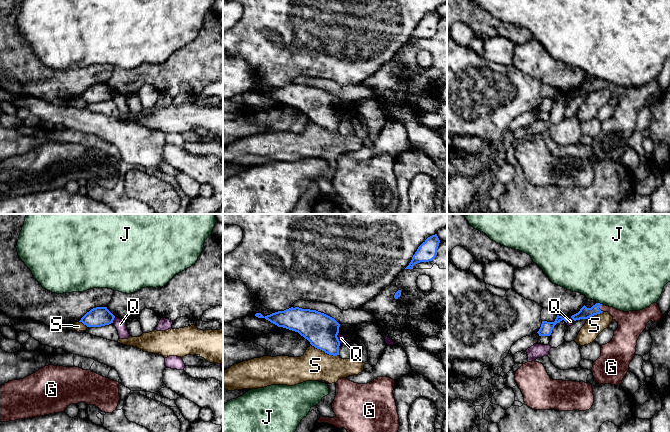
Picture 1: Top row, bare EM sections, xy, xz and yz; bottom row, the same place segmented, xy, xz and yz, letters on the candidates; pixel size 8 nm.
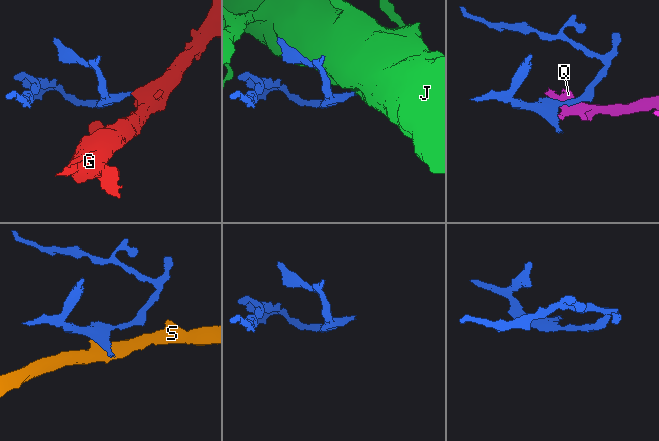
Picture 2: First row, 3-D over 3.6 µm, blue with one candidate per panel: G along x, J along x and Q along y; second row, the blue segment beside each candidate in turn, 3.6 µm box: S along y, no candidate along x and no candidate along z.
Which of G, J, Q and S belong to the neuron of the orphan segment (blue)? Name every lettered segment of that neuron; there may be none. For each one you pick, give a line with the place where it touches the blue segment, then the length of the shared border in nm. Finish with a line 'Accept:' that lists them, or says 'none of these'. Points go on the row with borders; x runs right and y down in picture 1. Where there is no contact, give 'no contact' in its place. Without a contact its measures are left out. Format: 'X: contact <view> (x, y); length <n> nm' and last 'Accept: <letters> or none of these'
G: contact yz (599, 307); length 70 nm
Accept: G

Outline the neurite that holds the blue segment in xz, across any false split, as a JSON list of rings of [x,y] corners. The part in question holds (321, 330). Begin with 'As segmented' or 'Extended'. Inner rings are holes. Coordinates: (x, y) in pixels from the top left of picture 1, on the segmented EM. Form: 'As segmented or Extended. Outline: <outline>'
As segmented. Outline: [[[291,307],[267,316],[256,313],[278,327],[283,327],[307,339],[312,346],[329,355],[339,355],[340,341],[337,337],[340,324],[332,317],[316,310]]]

